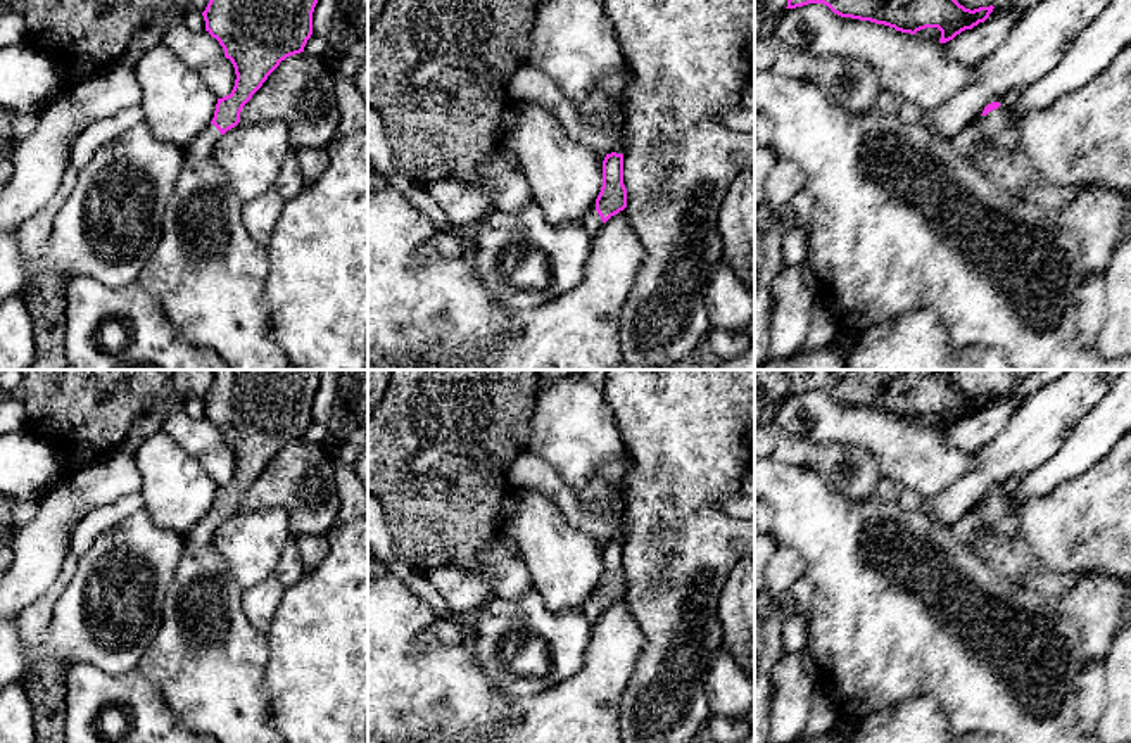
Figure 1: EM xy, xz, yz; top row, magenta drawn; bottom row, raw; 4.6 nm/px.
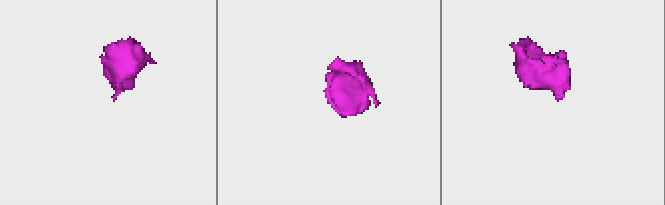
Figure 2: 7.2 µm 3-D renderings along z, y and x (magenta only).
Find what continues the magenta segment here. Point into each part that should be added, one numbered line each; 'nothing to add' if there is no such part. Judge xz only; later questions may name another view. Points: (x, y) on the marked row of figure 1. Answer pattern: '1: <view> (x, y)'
1: xz (591, 222)

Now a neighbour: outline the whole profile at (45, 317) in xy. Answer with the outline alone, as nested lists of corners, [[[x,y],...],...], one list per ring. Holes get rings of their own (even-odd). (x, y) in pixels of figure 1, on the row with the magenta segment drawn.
[[[24,301],[33,318],[36,356],[28,370],[67,370],[64,354],[64,311],[57,304]]]

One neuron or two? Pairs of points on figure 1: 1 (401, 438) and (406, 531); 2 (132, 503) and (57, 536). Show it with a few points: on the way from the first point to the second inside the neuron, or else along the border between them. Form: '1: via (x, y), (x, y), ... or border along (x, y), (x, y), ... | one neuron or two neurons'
1: via (404, 460), (406, 508) | one neuron
2: border along (106, 505), (92, 508), (76, 524), (69, 552) | two neurons

